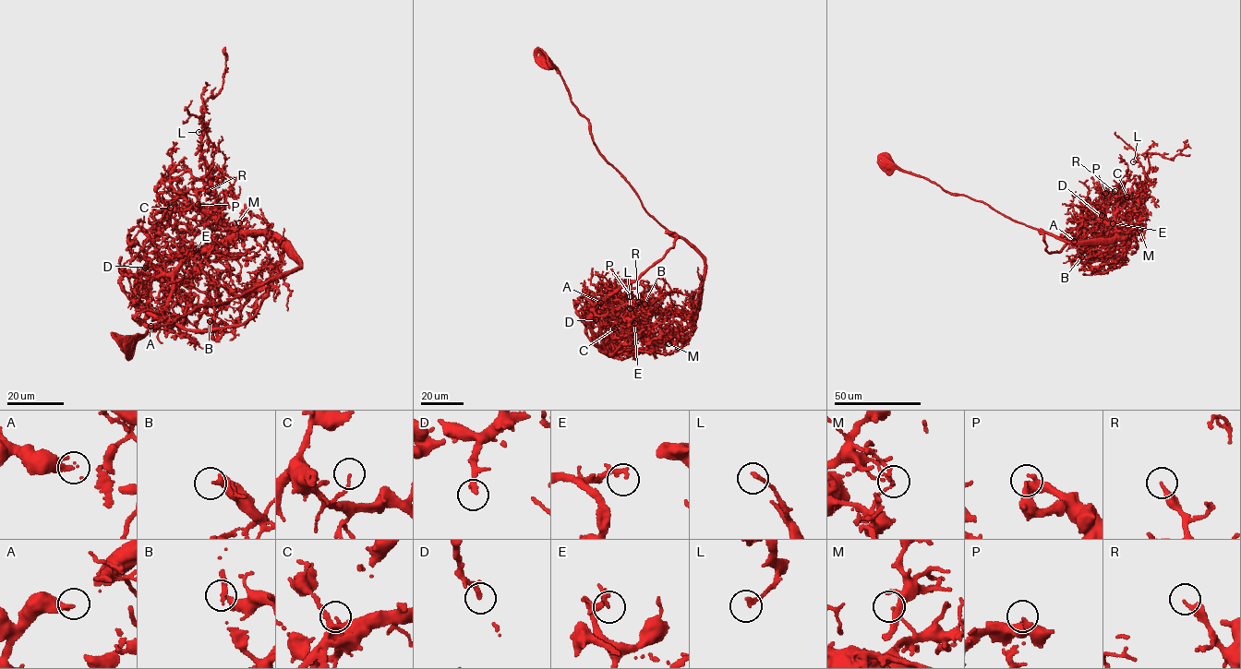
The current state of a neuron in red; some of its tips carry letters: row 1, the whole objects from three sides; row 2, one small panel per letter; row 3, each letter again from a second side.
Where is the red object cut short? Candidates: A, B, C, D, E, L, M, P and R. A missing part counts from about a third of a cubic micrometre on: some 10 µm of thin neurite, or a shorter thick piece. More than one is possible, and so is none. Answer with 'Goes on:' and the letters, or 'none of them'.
Goes on: none of them

